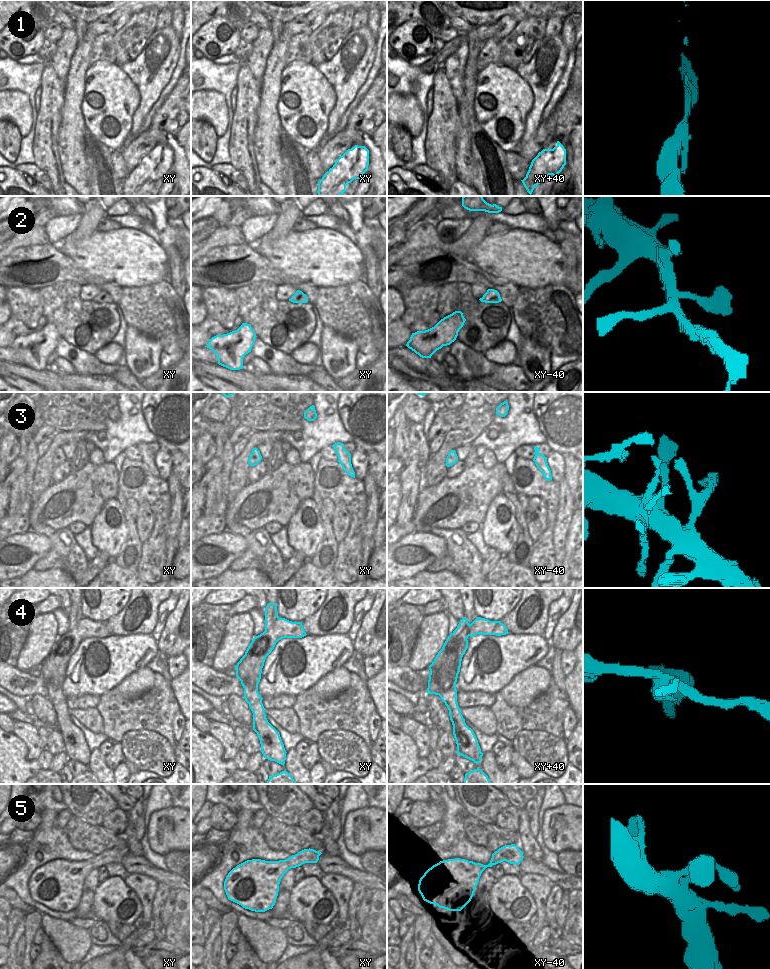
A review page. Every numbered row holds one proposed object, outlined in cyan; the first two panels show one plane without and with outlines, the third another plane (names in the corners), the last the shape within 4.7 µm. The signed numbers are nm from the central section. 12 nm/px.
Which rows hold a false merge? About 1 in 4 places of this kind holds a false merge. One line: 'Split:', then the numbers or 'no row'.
Split: 1, 4

